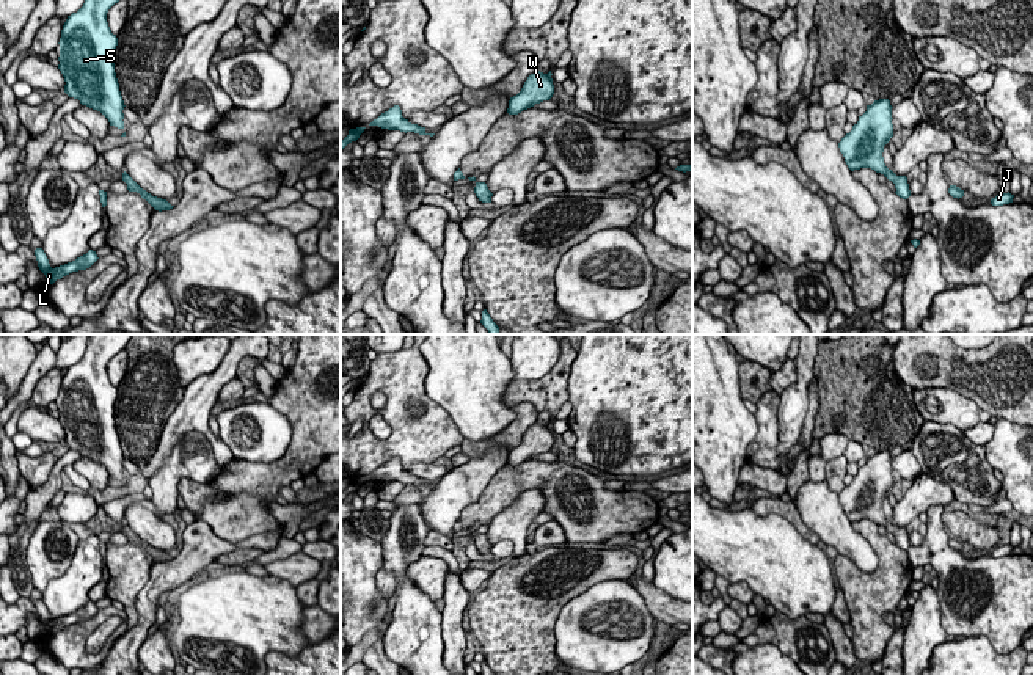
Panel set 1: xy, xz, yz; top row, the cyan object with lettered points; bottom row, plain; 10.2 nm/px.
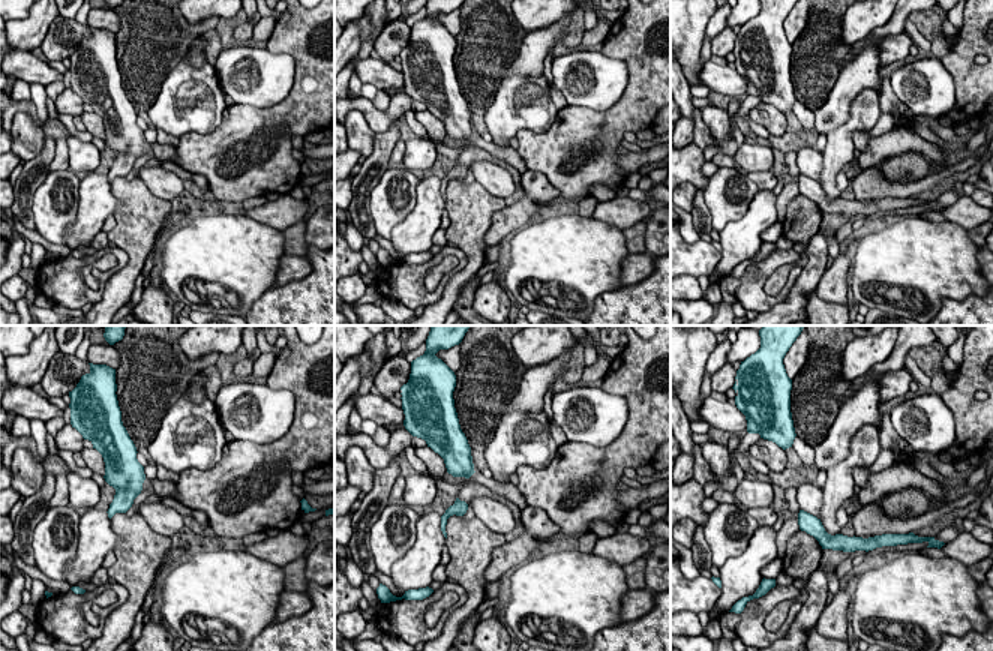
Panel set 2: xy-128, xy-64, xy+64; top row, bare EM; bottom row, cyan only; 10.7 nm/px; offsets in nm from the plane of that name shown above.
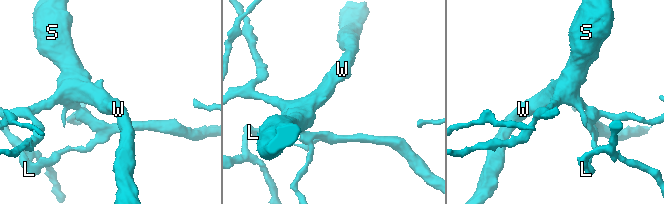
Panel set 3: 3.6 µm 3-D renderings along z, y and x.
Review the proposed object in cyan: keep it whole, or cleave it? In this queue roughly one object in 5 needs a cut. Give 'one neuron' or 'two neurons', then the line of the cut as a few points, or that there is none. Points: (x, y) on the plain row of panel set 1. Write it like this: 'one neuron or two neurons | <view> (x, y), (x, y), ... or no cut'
one neuron | no cut

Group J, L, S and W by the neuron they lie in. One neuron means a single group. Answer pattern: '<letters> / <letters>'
J L S W

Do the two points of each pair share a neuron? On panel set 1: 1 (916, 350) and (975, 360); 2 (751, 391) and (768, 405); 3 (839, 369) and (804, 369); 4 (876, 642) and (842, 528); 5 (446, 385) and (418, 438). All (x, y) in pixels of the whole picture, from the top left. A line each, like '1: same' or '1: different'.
1: same
2: different
3: different
4: different
5: different

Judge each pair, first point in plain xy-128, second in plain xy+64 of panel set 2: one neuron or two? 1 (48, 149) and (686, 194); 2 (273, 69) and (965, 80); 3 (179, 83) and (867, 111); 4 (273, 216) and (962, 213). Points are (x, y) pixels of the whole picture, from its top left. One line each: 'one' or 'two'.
1: two
2: two
3: one
4: one

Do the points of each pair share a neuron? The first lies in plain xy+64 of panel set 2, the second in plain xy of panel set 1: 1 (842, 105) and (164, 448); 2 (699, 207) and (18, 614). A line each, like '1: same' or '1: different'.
1: same
2: different

